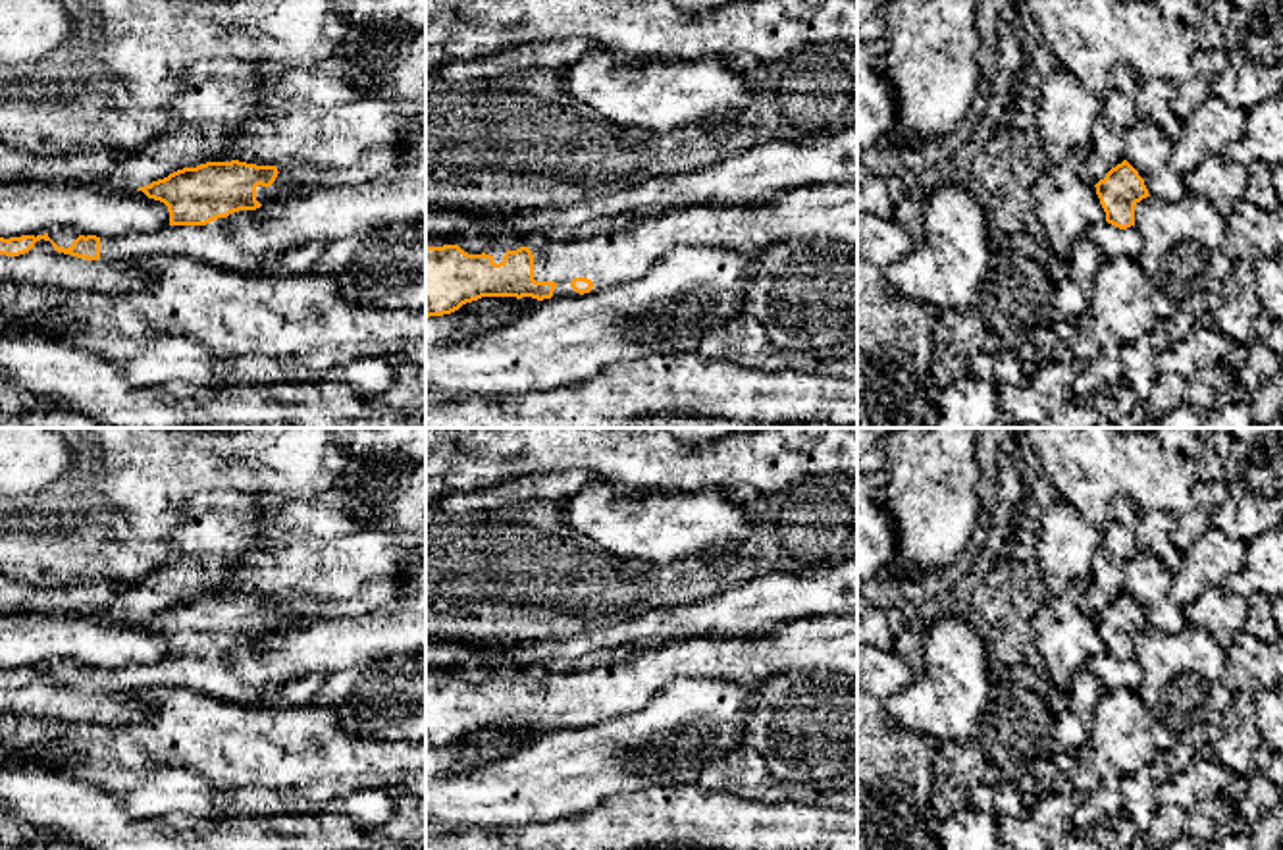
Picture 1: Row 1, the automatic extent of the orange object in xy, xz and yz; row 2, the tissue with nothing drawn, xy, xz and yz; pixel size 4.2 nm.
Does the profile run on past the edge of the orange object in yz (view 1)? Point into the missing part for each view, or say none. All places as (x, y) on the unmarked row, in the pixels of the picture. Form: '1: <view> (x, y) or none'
1: yz (1112, 673)

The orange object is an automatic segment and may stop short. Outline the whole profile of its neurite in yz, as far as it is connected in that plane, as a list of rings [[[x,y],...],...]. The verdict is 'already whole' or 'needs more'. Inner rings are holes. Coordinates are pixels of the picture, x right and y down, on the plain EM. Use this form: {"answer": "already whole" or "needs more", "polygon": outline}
{"answer": "needs more", "polygon": [[[1123,592],[1094,619],[1106,651],[1092,657],[1087,667],[1100,680],[1104,690],[1139,690],[1142,684],[1142,669],[1135,659],[1135,638],[1150,628],[1144,611],[1127,592]]]}

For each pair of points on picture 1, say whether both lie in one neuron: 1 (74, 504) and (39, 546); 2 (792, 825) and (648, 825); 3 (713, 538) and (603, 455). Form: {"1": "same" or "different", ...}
{"1": "different", "2": "same", "3": "different"}

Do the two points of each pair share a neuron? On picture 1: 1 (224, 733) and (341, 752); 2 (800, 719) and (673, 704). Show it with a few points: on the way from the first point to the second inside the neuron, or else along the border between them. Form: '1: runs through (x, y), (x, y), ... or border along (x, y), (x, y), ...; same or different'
1: runs through (253, 741), (313, 741); same
2: border along (765, 679), (754, 696), (740, 741); different

